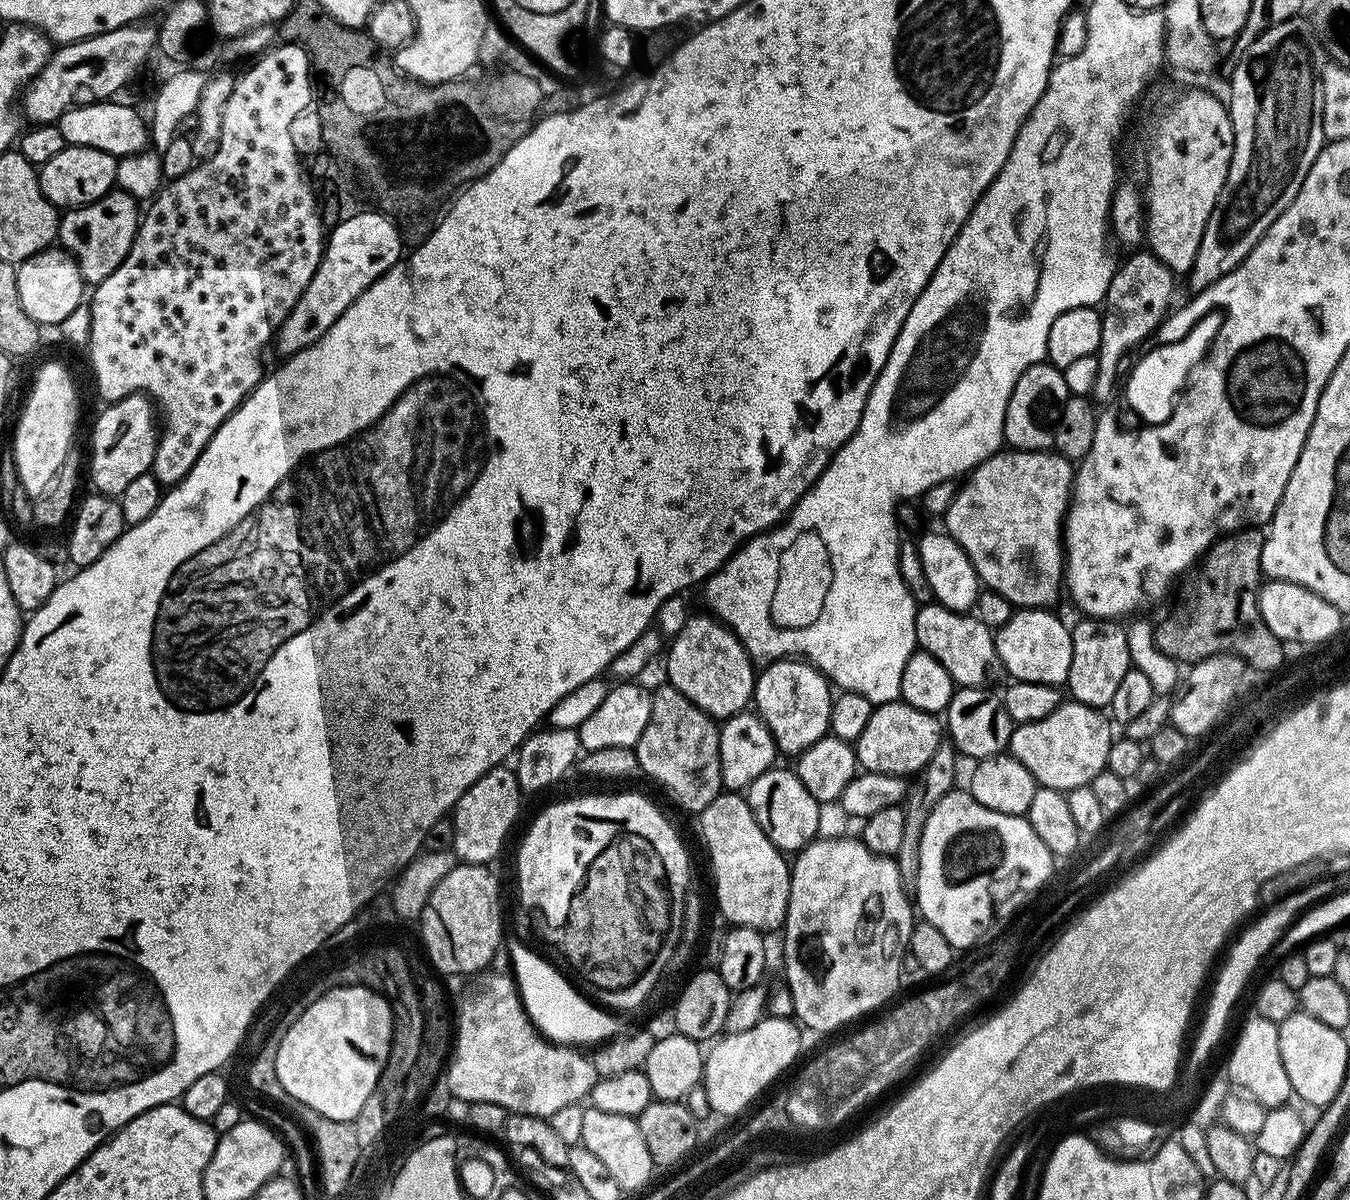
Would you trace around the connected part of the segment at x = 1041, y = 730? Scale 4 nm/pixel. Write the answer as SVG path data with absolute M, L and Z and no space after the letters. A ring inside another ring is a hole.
M1069 699L1060 703L1054 714L1038 718L1038 722L1015 725L1007 751L1015 760L1022 762L1026 770L1030 770L1039 787L1067 794L1075 788L1089 787L1094 777L1107 769L1114 739L1111 727L1109 717L1101 709Z

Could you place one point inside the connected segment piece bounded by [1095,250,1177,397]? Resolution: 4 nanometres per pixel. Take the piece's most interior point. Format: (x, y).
(1140, 292)

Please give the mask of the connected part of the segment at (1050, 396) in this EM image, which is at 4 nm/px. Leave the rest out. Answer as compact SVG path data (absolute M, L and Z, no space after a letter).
M1047 362L1030 366L1022 374L1022 378L1018 378L1014 386L1014 394L1010 394L1010 402L1006 406L1006 418L1004 419L1005 441L1013 449L1025 454L1051 449L1056 423L1069 395L1066 378L1061 369Z

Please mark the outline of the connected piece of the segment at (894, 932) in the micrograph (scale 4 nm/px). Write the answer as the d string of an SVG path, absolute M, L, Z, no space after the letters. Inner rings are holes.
M817 838L795 853L790 871L790 898L782 933L784 976L793 998L795 1019L805 1029L832 1032L875 1008L883 1009L883 1004L895 994L902 980L901 964L908 952L914 923L914 904L904 889L897 861L890 856L874 854L859 838Z

